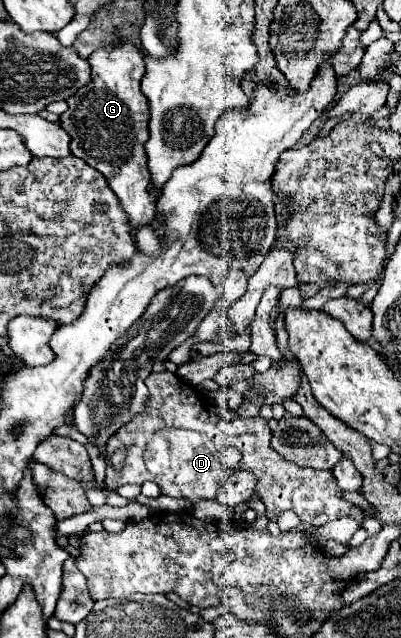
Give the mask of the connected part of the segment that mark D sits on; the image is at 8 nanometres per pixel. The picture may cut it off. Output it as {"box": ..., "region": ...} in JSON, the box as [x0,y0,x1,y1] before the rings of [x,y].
{"box":[104,372,365,526],"region":[[[171,372],[151,374],[145,384],[147,384],[147,388],[151,392],[149,406],[147,406],[145,414],[135,418],[135,422],[129,422],[129,424],[120,428],[109,439],[105,448],[105,454],[108,456],[116,450],[125,450],[125,460],[123,460],[121,470],[112,468],[111,462],[107,459],[104,480],[107,488],[117,490],[123,484],[143,484],[145,481],[152,481],[158,484],[165,496],[183,498],[183,500],[189,500],[189,502],[195,504],[199,500],[217,498],[219,486],[229,474],[233,474],[237,470],[249,470],[257,478],[255,494],[265,504],[267,518],[271,522],[277,522],[277,516],[283,510],[293,510],[301,518],[301,522],[307,524],[307,526],[323,526],[323,524],[327,524],[331,520],[337,520],[337,518],[343,518],[343,516],[355,518],[361,524],[361,520],[365,518],[363,510],[359,510],[355,504],[351,504],[351,502],[347,502],[343,498],[343,490],[339,490],[339,486],[335,482],[335,476],[331,472],[313,470],[313,468],[301,468],[297,464],[283,462],[283,458],[269,446],[271,430],[269,430],[265,418],[241,418],[231,408],[205,404],[201,400],[201,396],[197,398],[197,394],[189,382],[185,382],[183,378],[179,378],[177,374],[171,374]]]}

